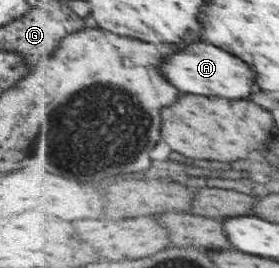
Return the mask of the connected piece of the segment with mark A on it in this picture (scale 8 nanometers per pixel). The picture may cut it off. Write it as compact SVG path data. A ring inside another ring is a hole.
M193 42L175 56L167 56L163 62L163 76L171 80L181 92L203 94L203 96L223 96L223 98L247 98L253 94L253 70L237 56L205 42Z

